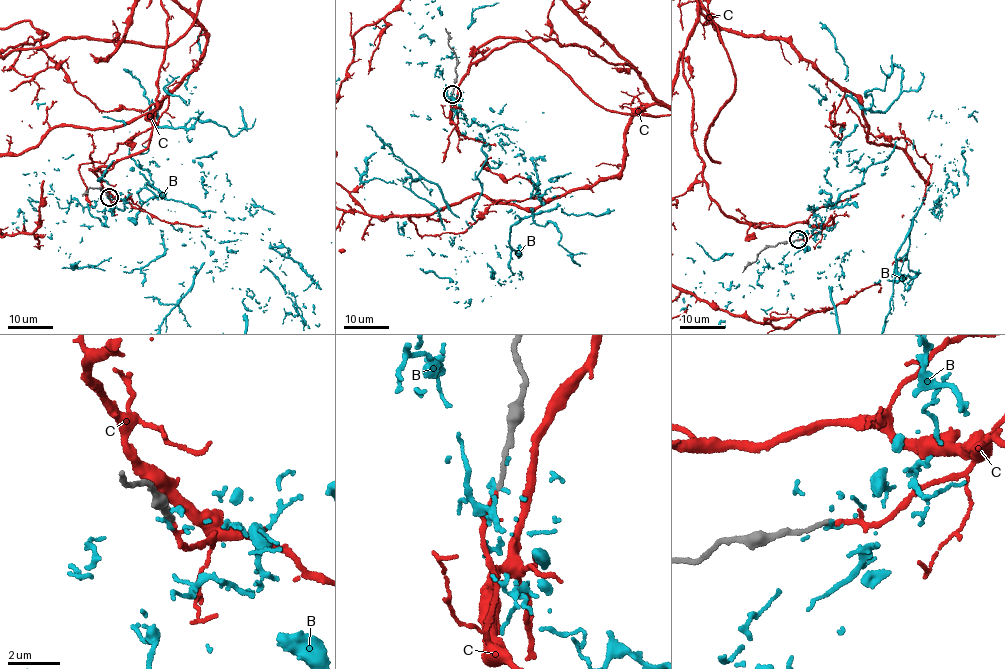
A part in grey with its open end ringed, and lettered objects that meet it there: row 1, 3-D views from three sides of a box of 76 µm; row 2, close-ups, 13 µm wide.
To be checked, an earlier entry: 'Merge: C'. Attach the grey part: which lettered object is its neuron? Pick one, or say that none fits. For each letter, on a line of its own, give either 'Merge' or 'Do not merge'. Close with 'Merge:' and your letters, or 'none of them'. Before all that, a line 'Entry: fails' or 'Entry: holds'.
Entry: holds
B: Do not merge
C: Merge
Merge: C

